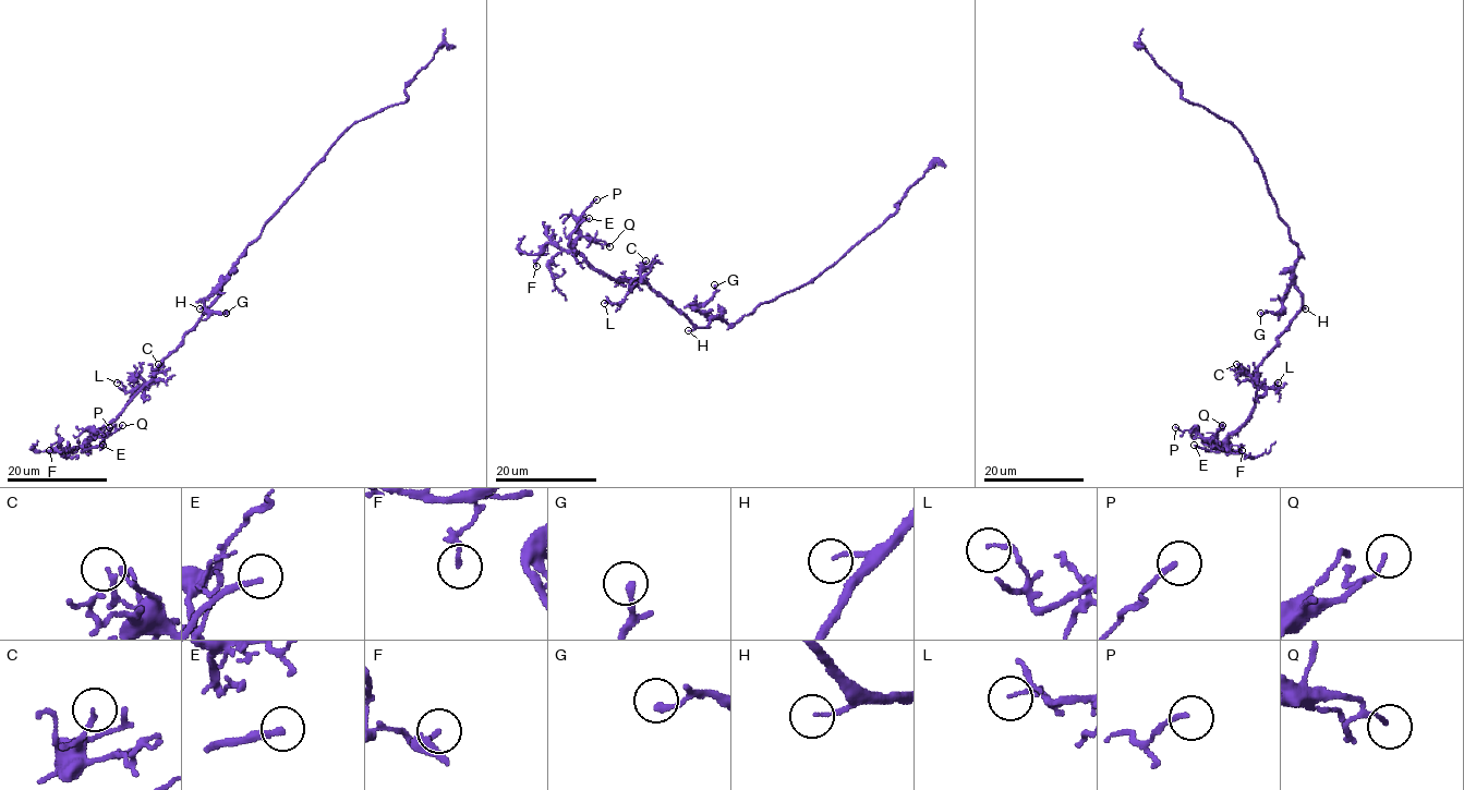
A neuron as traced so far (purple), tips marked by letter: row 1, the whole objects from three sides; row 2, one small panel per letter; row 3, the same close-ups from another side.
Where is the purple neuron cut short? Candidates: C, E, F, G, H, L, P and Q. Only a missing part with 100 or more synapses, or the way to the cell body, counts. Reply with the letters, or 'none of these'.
E

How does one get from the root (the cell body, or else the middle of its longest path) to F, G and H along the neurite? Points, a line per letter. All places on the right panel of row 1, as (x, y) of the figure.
F: (1298, 247), (1294, 283), (1302, 298), (1302, 308), (1258, 367), (1257, 400), (1251, 415), (1219, 451), (1242, 450)
G: (1298, 247), (1294, 279), (1283, 307), (1275, 313), (1260, 313)
H: (1298, 247), (1294, 283), (1305, 308)

